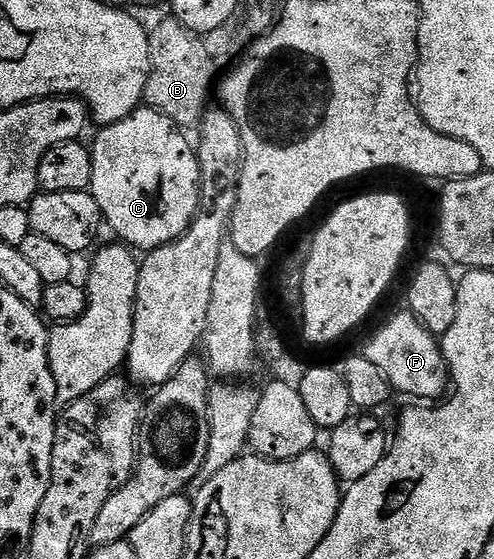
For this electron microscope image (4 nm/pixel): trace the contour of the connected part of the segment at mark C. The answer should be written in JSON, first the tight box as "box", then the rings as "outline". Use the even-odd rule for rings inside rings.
{"box":[88,107,200,251],"outline":[[[139,107],[134,112],[128,114],[124,119],[120,119],[111,125],[103,125],[97,130],[98,138],[95,139],[94,145],[90,149],[90,158],[92,159],[92,179],[90,180],[90,187],[88,192],[96,199],[96,203],[102,212],[103,222],[115,233],[119,242],[125,243],[131,250],[149,251],[152,249],[159,249],[168,243],[172,243],[175,239],[182,236],[190,224],[194,222],[194,217],[198,214],[200,202],[198,196],[200,195],[200,163],[198,162],[198,154],[195,146],[185,137],[183,130],[174,122],[170,121],[163,115],[157,113],[155,109],[149,107]]]}

